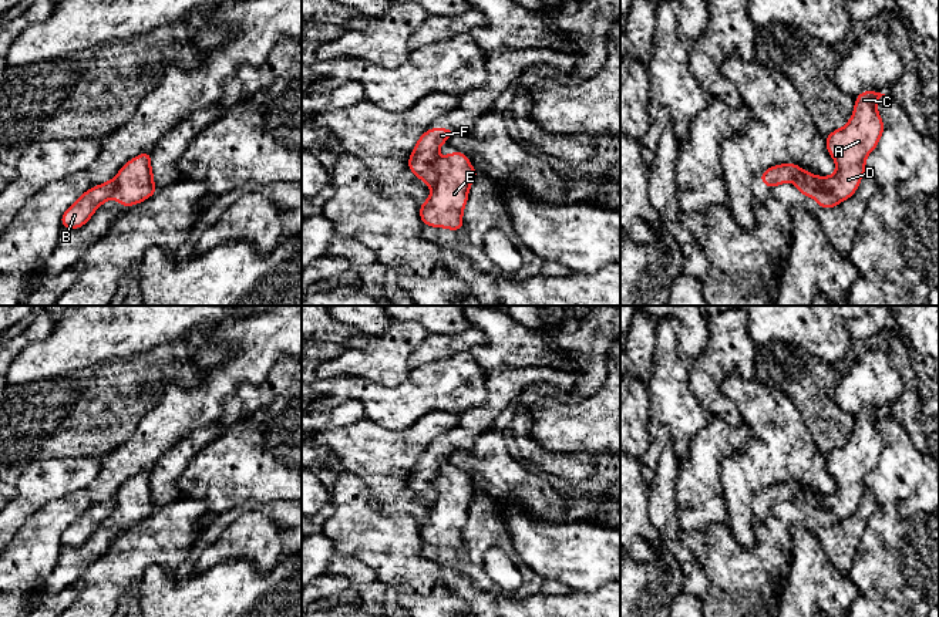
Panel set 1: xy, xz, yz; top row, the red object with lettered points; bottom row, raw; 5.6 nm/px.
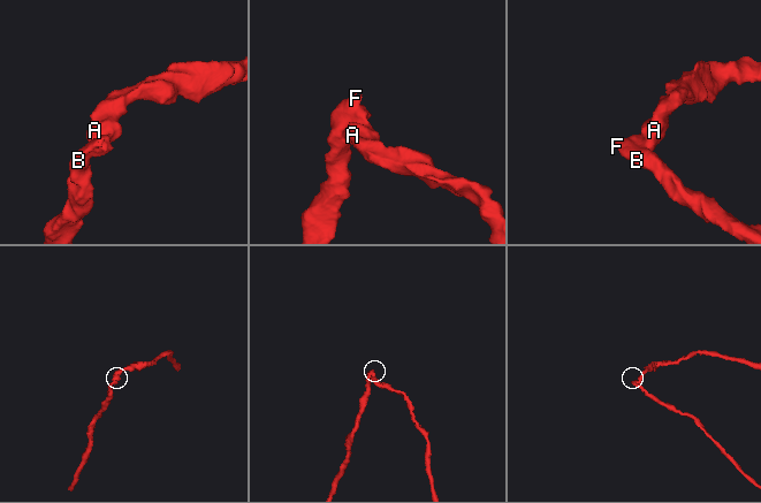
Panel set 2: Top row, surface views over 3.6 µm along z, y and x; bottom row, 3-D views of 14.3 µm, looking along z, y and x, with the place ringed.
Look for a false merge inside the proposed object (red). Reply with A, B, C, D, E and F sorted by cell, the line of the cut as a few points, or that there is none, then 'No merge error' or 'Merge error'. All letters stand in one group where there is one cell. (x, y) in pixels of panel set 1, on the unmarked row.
Groups: A C D E / B F. Split along yz (794, 501), (800, 494), (808, 502), (817, 503). Merge error

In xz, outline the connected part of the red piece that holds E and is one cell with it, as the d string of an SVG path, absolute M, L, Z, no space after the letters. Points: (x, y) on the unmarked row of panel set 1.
M452 471L434 481L435 500L428 517L421 522L421 540L433 546L461 549L468 509L478 495L462 471Z

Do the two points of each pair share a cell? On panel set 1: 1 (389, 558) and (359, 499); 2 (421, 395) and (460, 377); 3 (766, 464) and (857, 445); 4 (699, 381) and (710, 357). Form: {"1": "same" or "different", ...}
{"1": "same", "2": "same", "3": "different", "4": "same"}

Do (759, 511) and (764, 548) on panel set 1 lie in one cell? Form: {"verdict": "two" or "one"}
{"verdict": "two"}

